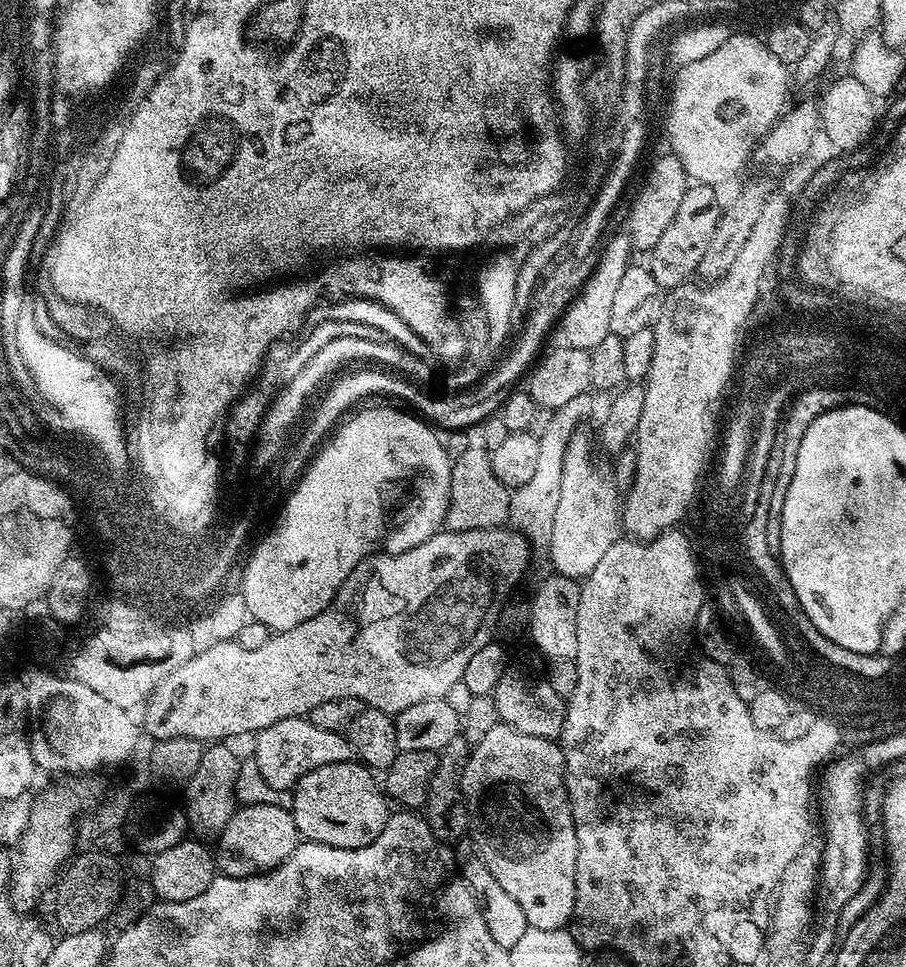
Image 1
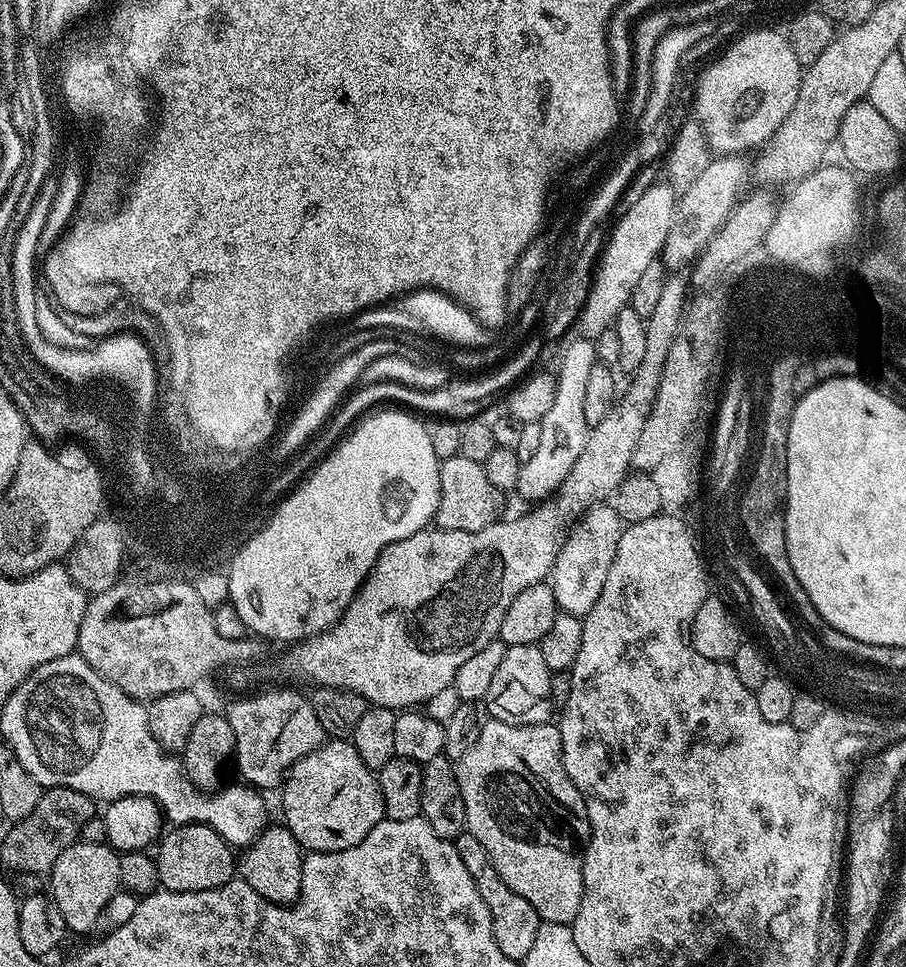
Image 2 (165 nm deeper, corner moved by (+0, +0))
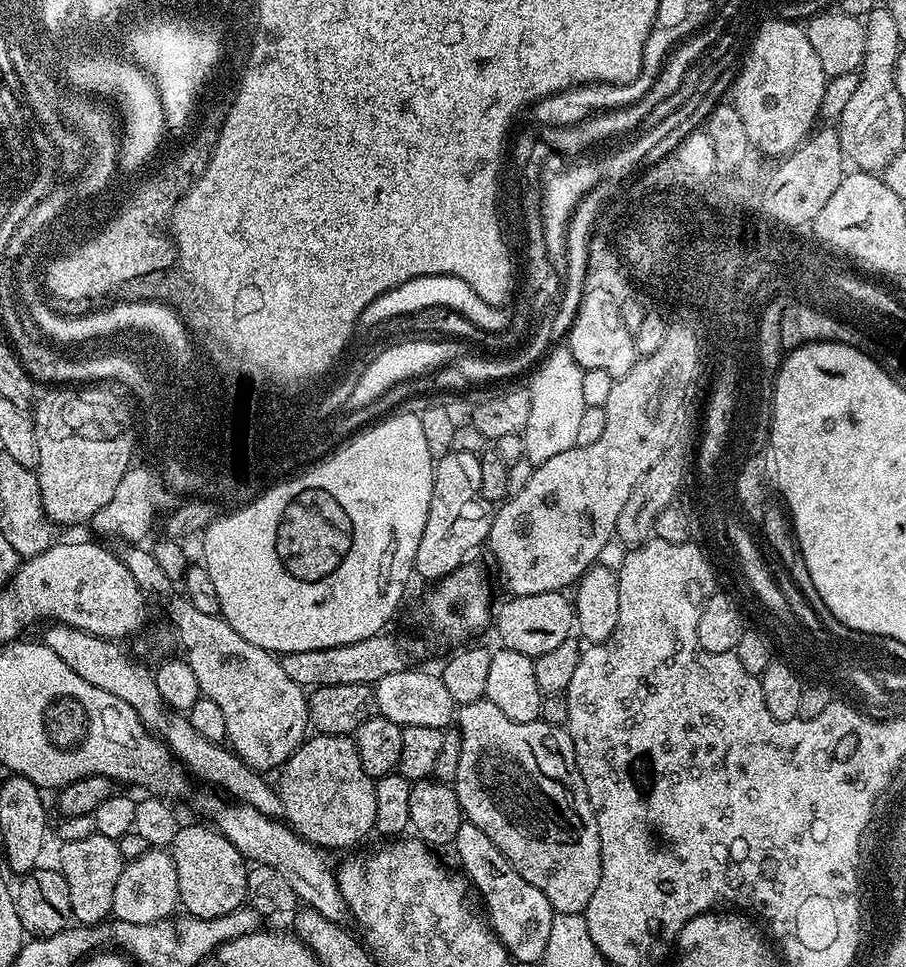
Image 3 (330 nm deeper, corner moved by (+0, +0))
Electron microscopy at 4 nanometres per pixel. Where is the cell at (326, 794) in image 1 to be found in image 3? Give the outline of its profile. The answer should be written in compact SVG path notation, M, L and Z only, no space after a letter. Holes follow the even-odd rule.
M313 735L283 764L280 774L278 795L283 819L304 840L329 850L350 848L373 835L376 786L373 777L362 770L355 739Z

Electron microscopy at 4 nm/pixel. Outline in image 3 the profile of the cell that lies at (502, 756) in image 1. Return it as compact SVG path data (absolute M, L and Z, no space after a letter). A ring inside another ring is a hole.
M486 698L459 705L458 724L459 720L458 731L462 738L462 758L458 762L458 774L454 781L454 787L460 808L464 812L465 821L478 826L478 830L482 830L482 834L486 834L486 838L490 838L490 842L494 842L494 846L498 846L498 850L502 850L502 854L508 859L510 866L514 866L514 870L518 870L518 874L522 874L522 878L526 878L526 882L530 882L530 886L538 886L538 890L542 890L542 894L546 894L553 913L583 913L590 898L594 898L594 890L598 890L598 882L602 874L600 839L598 838L596 815L590 806L586 786L582 782L580 771L576 765L574 742L570 738L567 727L559 724L548 724L541 719L530 722L514 722L510 718L506 718L506 714L502 714L502 710L498 710L498 706L494 706L494 702L490 702Z

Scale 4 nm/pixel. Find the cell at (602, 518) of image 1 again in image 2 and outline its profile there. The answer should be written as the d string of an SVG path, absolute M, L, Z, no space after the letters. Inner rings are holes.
M597 506L588 509L575 528L561 543L556 565L550 573L550 583L557 609L583 618L594 602L598 602L598 594L602 594L606 574L610 574L610 562L614 562L614 554L618 550L622 521L612 506Z

